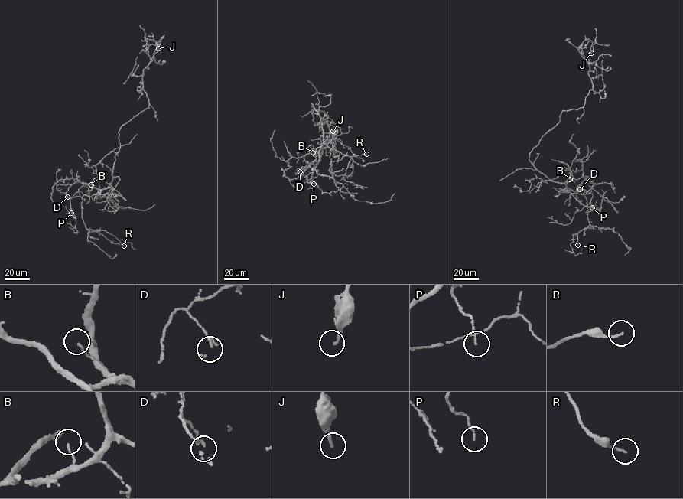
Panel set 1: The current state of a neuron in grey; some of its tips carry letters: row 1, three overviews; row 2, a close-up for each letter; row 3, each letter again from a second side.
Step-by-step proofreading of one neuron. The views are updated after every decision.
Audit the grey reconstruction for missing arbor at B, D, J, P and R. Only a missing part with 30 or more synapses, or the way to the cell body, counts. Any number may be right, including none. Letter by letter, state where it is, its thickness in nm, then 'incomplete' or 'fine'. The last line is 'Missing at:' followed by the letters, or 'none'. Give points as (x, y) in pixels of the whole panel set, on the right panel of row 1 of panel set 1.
B: at (570, 179); 110 nm thick; fine
D: at (580, 189); 150 nm thick; fine
J: at (591, 53); 160 nm thick; fine
P: at (592, 207); 100 nm thick; fine
R: at (577, 245); 100 nm thick; fine
Missing at: none

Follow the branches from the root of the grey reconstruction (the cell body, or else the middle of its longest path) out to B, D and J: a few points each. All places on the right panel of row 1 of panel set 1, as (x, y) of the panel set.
B: (530, 154), (529, 161), (532, 165), (551, 180), (566, 184), (570, 179)
D: (530, 154), (529, 161), (532, 165), (551, 180), (566, 184), (574, 178), (586, 177), (578, 186), (580, 189)
J: (530, 154), (560, 122), (562, 111), (584, 105), (593, 83), (588, 63), (578, 50), (590, 40), (591, 53)

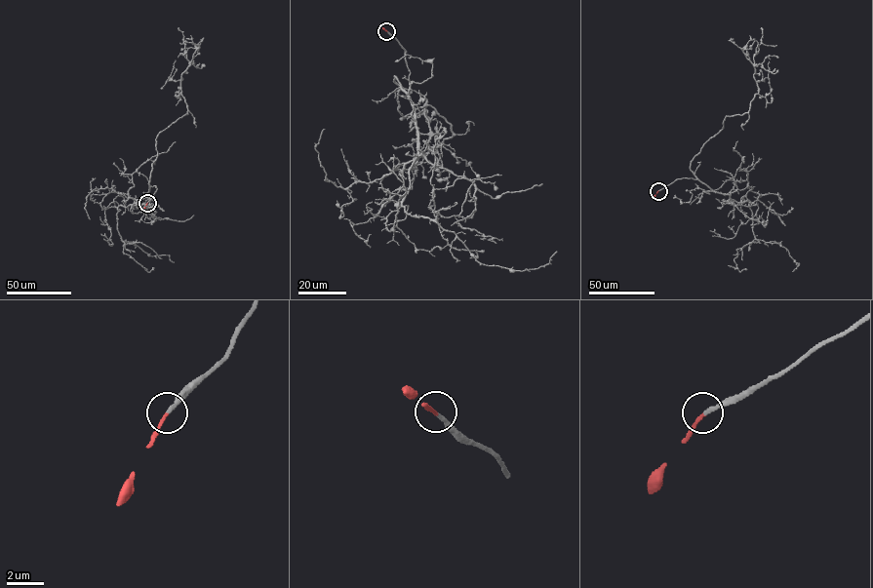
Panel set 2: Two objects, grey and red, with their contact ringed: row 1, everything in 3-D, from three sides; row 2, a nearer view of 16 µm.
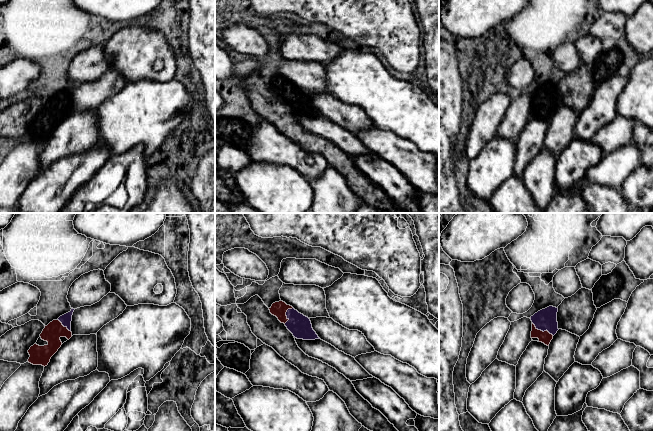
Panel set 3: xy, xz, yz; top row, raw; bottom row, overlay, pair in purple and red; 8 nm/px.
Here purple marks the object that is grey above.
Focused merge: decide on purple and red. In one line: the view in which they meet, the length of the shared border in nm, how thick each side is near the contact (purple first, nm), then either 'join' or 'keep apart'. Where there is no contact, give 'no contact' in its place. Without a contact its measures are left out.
contact in yz; length 200 nm; calibres 180 and 100 nm; join

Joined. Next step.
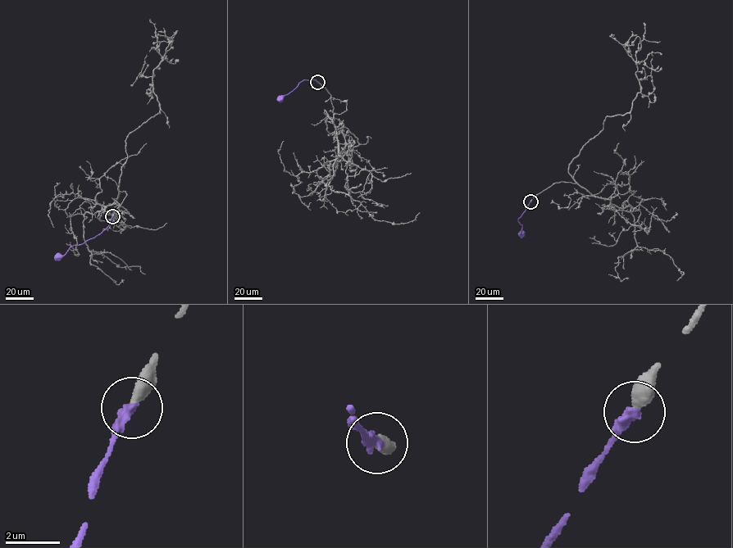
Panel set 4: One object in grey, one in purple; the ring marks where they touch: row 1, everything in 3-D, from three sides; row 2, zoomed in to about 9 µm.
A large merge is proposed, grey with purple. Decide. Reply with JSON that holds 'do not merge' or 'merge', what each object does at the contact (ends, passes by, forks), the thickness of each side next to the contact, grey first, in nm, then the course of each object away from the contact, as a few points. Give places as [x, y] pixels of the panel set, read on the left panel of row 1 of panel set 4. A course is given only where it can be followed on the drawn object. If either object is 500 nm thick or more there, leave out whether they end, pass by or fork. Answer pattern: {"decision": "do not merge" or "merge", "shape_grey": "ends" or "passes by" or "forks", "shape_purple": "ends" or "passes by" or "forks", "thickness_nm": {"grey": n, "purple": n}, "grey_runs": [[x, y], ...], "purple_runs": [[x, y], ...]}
{"decision": "merge", "shape_grey": "ends", "shape_purple": "ends", "thickness_nm": {"grey": 460, "purple": 320}, "grey_runs": [[112, 216], [126, 194], [118, 188], [127, 156], [125, 141], [160, 113], [153, 70], [177, 30], [170, 46]], "purple_runs": [[112, 216], [109, 224], [101, 233], [79, 245], [72, 246], [58, 256]]}

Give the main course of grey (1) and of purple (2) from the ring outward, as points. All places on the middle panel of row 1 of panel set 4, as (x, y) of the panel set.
1: (317, 82), (333, 107), (326, 129), (357, 138), (348, 155), (341, 129), (349, 142)
2: (317, 82), (304, 79), (281, 98)

